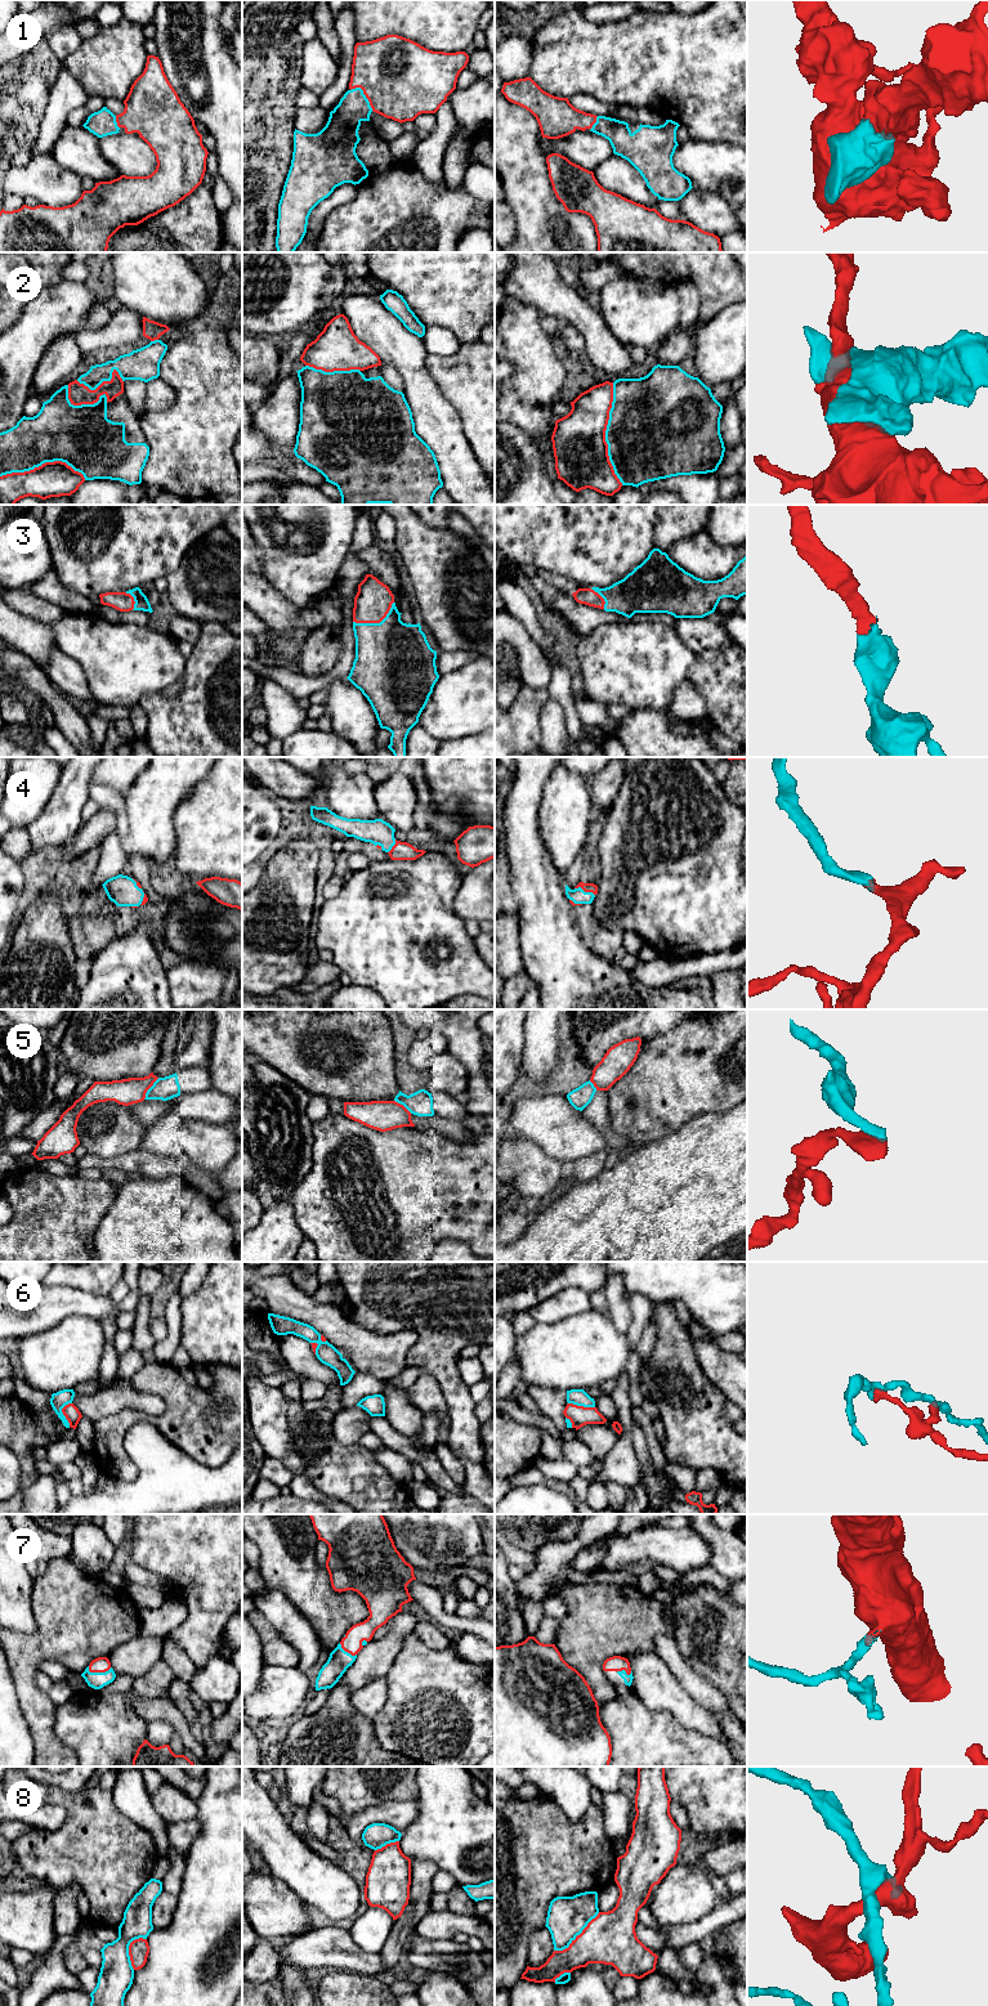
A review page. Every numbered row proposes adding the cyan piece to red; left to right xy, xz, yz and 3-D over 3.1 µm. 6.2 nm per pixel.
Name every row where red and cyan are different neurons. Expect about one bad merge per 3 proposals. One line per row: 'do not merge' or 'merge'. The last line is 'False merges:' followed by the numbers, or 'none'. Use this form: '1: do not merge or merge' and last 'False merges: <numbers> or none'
1: merge
2: do not merge
3: merge
4: merge
5: do not merge
6: do not merge
7: merge
8: do not merge
False merges: 2, 5, 6, 8

